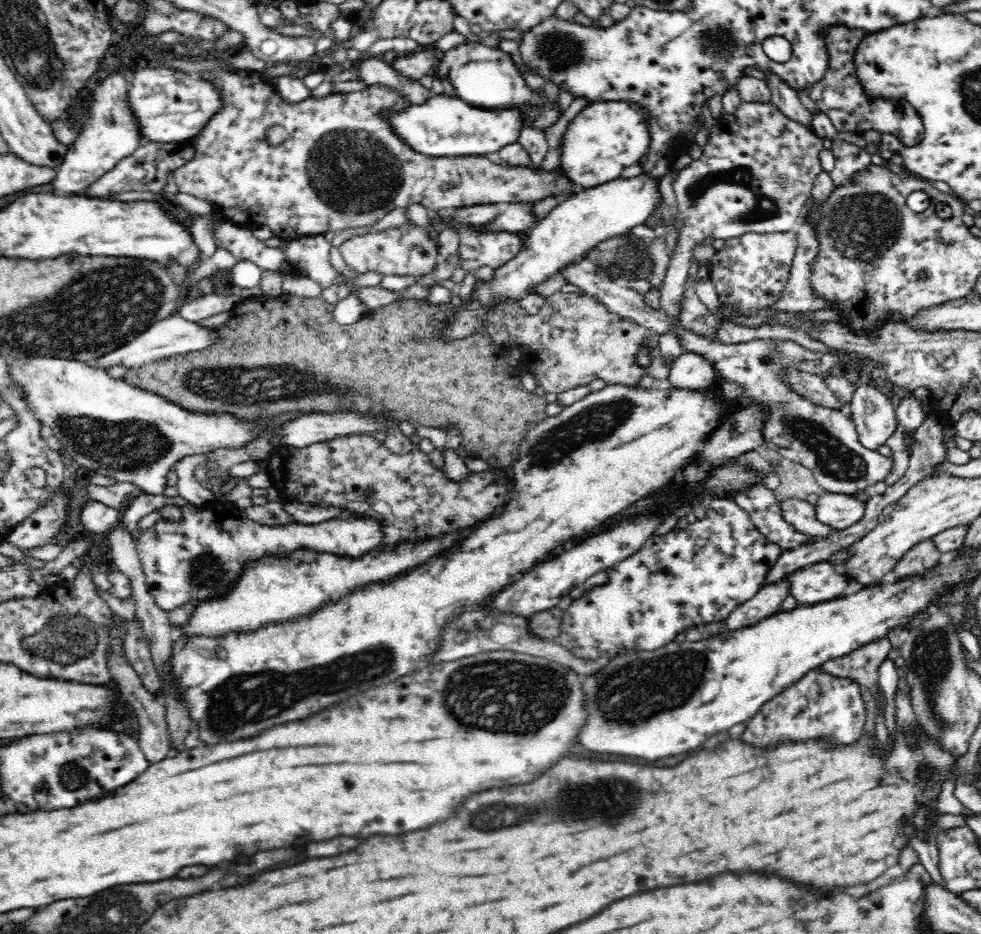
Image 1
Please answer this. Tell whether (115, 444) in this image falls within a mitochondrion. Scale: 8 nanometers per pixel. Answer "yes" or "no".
yes

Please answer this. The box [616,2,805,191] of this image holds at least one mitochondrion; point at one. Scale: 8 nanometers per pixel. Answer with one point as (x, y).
(714, 35)

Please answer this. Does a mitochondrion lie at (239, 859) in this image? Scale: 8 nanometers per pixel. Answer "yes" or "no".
no

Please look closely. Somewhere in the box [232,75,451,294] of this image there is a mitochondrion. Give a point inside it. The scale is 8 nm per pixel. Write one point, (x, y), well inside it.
(350, 171)

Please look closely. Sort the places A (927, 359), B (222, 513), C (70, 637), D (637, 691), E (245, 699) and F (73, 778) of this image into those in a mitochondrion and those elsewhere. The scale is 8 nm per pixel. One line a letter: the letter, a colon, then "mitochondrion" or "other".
A: other
B: other
C: mitochondrion
D: mitochondrion
E: mitochondrion
F: mitochondrion

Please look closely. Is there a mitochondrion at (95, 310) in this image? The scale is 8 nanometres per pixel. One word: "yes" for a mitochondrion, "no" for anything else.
yes

